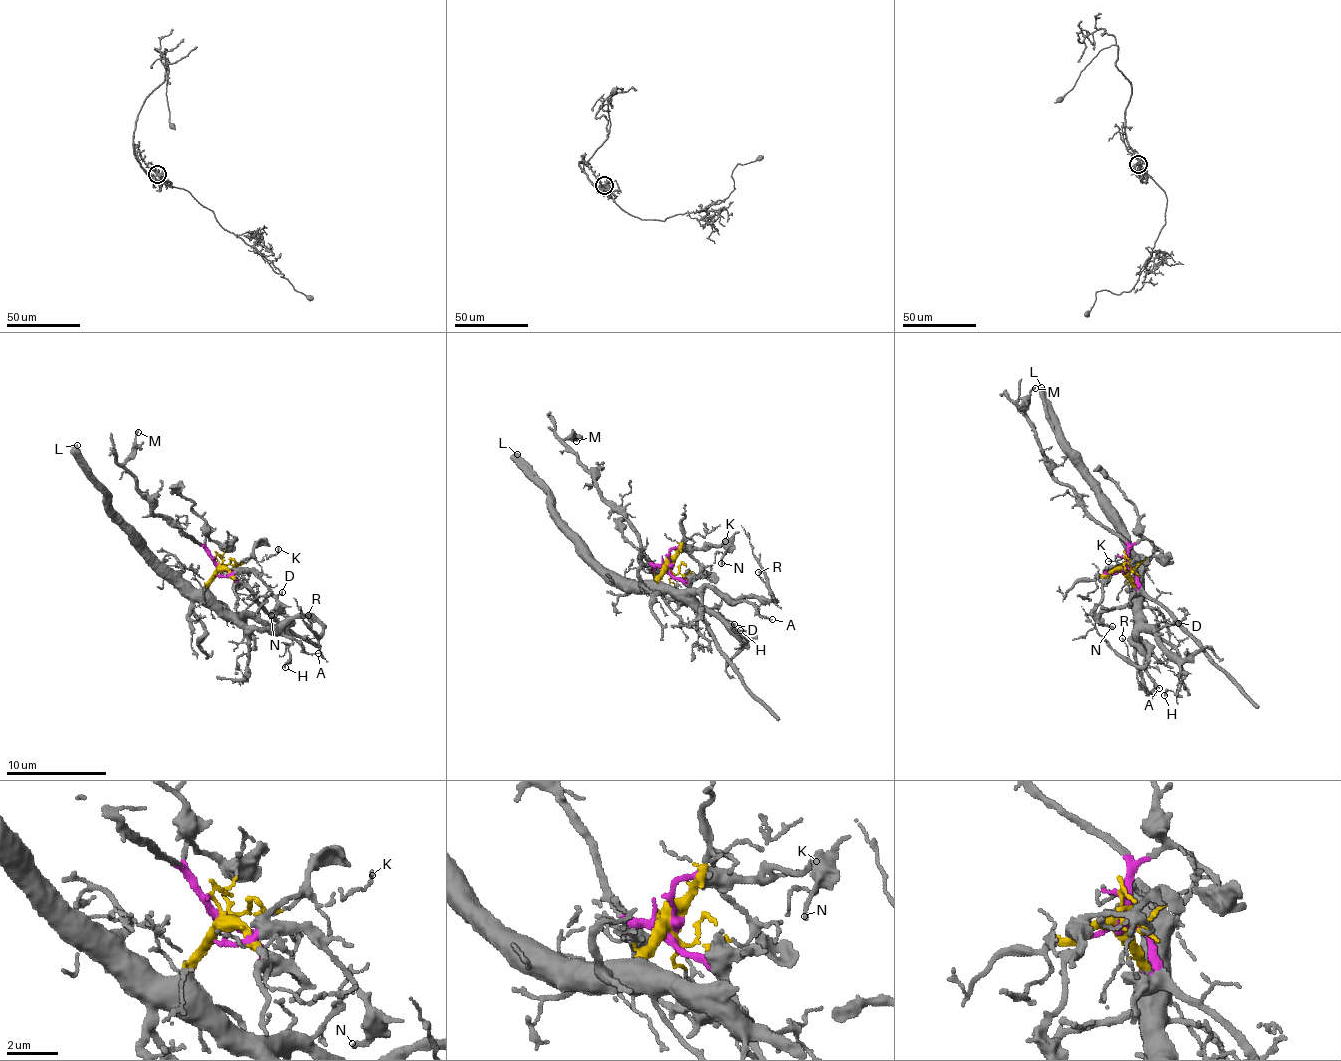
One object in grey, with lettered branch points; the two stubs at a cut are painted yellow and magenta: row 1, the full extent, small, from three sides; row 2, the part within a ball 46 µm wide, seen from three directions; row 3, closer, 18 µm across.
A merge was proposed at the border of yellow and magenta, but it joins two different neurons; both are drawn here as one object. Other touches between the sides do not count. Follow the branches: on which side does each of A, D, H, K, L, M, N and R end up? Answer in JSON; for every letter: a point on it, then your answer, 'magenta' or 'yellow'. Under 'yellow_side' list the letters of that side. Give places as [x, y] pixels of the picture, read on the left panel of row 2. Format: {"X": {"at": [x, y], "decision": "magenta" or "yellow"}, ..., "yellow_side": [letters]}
{"A": {"at": [318, 653], "decision": "yellow"}, "D": {"at": [282, 592], "decision": "yellow"}, "H": {"at": [285, 667], "decision": "yellow"}, "K": {"at": [278, 549], "decision": "yellow"}, "L": {"at": [77, 445], "decision": "yellow"}, "M": {"at": [138, 432], "decision": "magenta"}, "N": {"at": [271, 615], "decision": "magenta"}, "R": {"at": [308, 615], "decision": "yellow"}, "yellow_side": ["A", "D", "H", "K", "L", "R"]}

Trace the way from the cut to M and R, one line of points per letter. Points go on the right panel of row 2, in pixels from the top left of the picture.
M: (1123, 568), (1127, 547), (1117, 534), (1099, 525), (1073, 489), (1052, 473), (1052, 461), (1026, 419), (1034, 388)
R: (1123, 567), (1135, 593), (1132, 642), (1143, 648), (1146, 643), (1147, 661), (1137, 666), (1121, 638)

